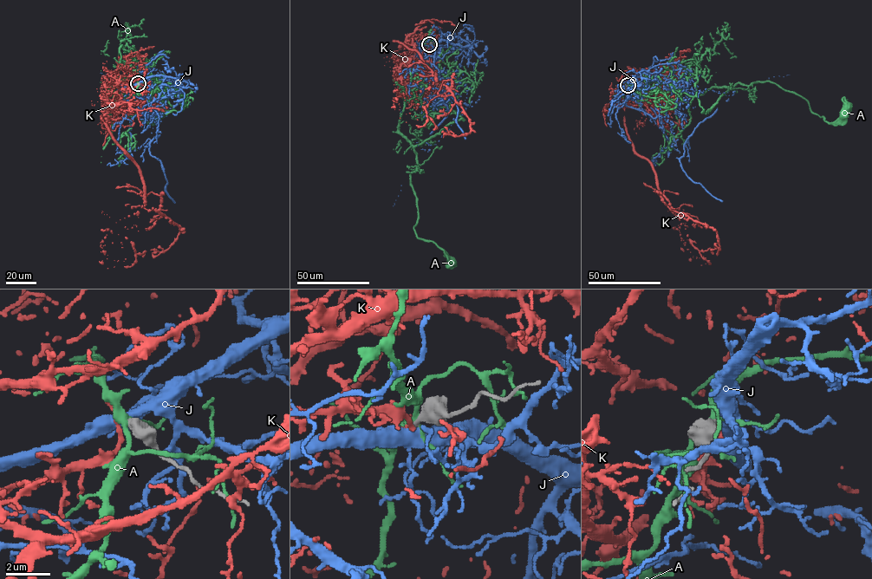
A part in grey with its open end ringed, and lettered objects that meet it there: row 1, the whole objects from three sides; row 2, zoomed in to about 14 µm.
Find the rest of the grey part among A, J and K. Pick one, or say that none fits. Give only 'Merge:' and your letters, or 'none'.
Merge: none

